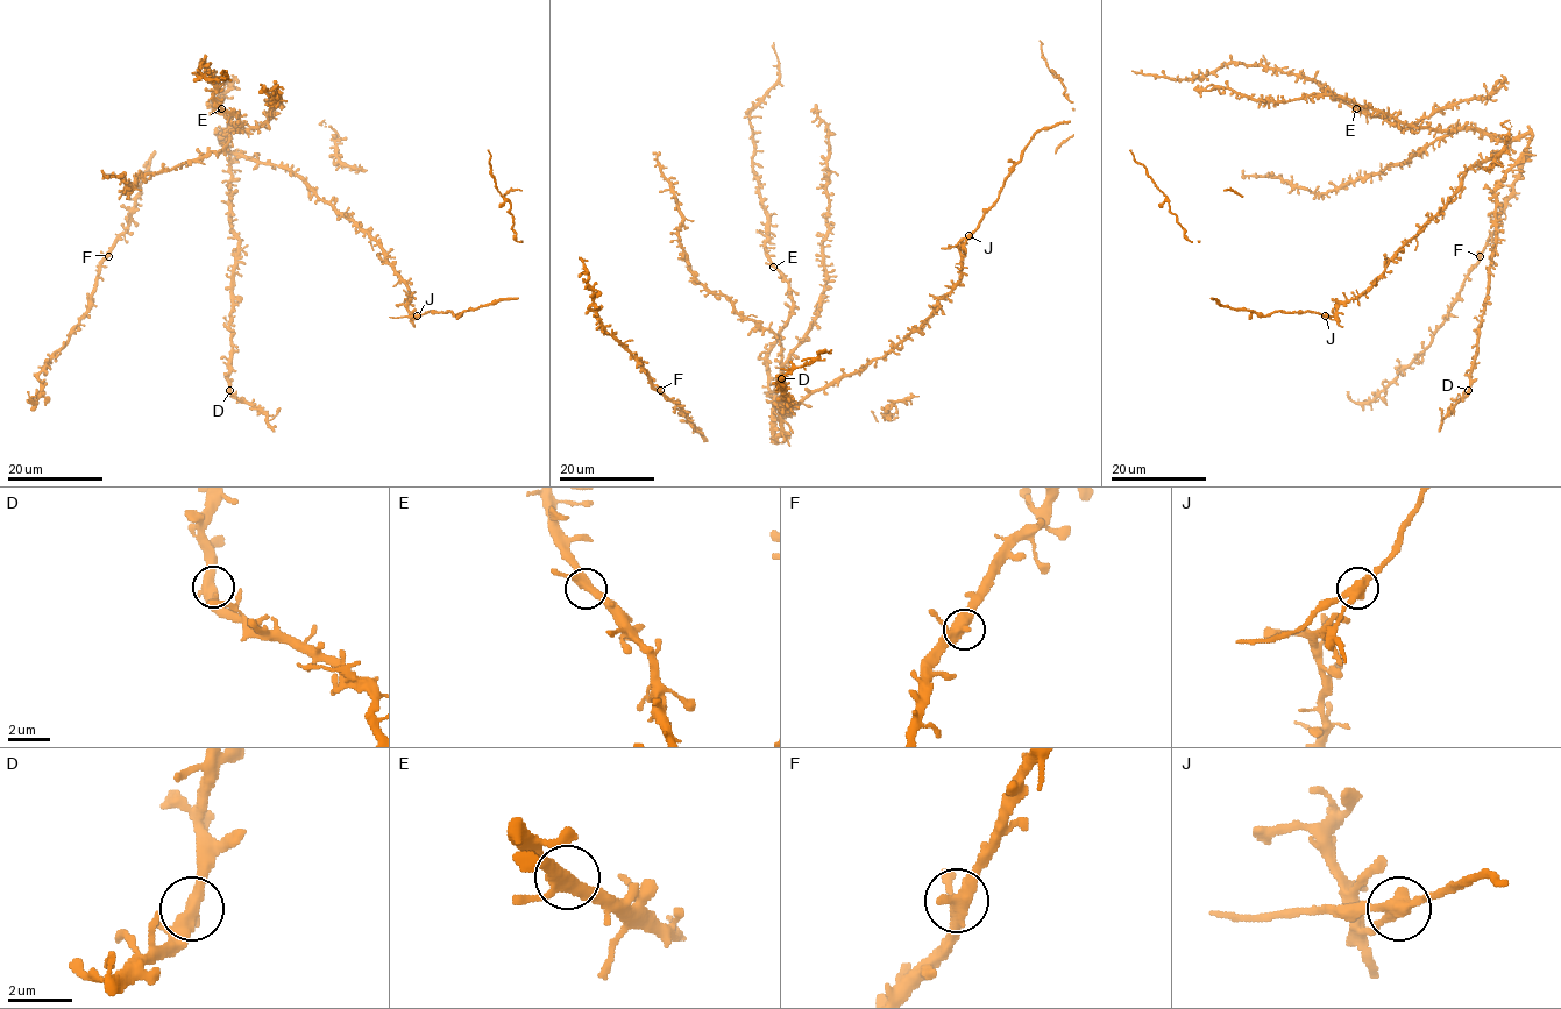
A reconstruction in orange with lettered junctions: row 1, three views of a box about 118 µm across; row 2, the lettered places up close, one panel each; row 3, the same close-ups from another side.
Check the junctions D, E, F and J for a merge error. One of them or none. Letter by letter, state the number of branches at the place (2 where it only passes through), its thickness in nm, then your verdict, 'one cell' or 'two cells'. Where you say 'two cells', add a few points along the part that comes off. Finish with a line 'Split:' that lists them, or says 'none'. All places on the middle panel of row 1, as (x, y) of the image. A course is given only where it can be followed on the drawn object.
D: 3 branches meet; 400 nm thick; one cell
E: 3 branches meet; 360 nm thick; one cell
F: 3 branches meet; 400 nm thick; one cell
J: 3 branches meet; 380 nm thick; two cells
Split: J

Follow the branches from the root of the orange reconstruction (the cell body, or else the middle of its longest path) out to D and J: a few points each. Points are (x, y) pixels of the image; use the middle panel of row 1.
D: (861, 368), (787, 407), (774, 420), (775, 439), (780, 407), (790, 405), (781, 378)
J: (861, 368), (882, 357), (915, 332), (932, 312), (936, 302), (959, 279), (959, 248), (969, 236)

